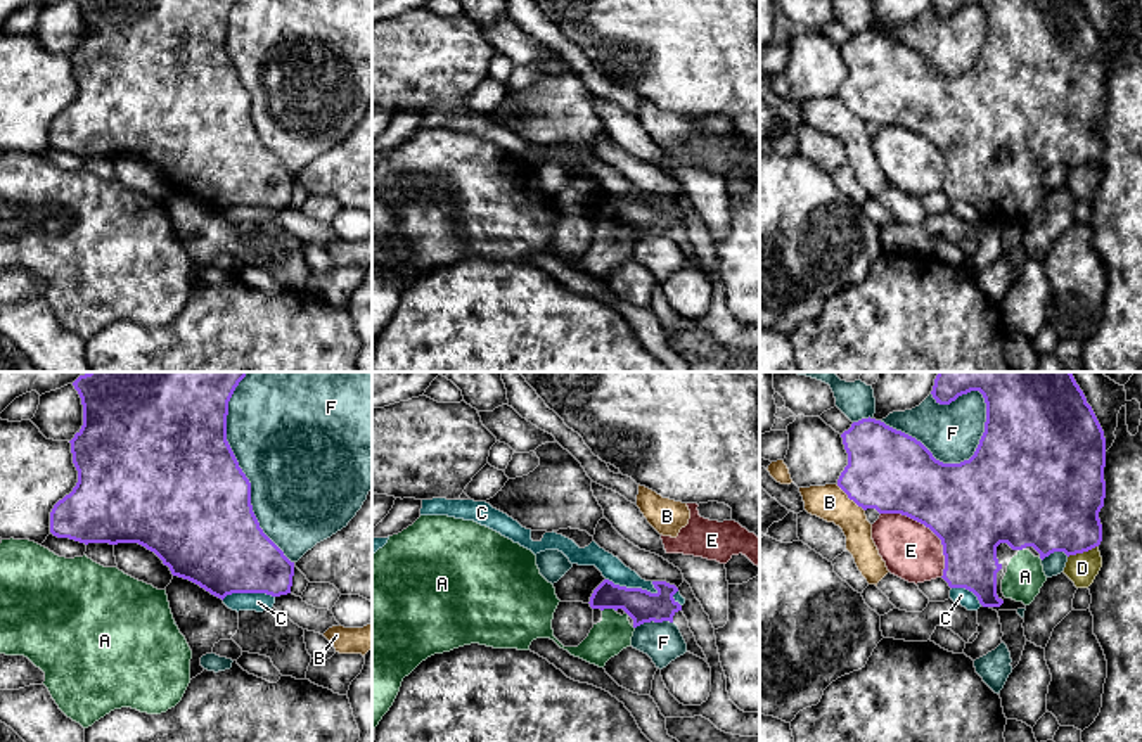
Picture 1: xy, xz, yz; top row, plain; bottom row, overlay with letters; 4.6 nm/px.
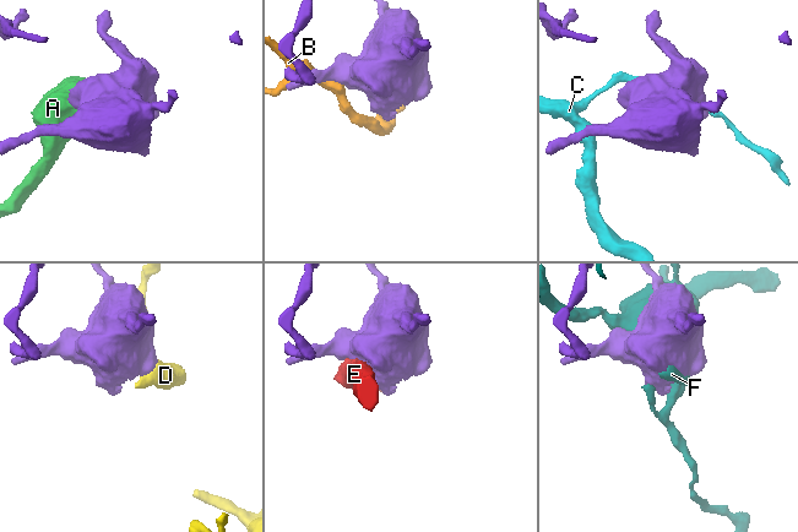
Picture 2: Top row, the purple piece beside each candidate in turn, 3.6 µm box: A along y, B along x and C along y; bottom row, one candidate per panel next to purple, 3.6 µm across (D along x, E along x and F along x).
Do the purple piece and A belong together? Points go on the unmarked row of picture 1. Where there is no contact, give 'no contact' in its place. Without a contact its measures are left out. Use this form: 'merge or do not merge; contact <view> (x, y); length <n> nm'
merge; contact xz (608, 220); length 60 nm

